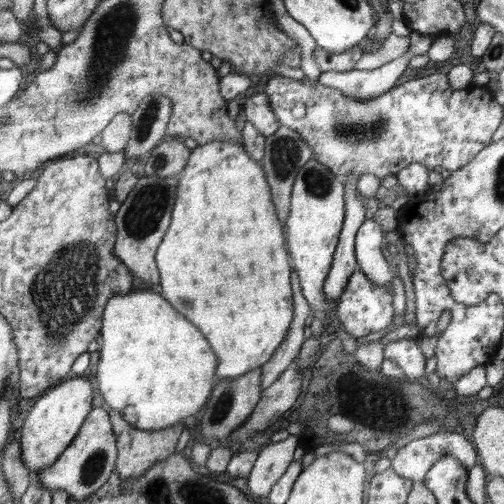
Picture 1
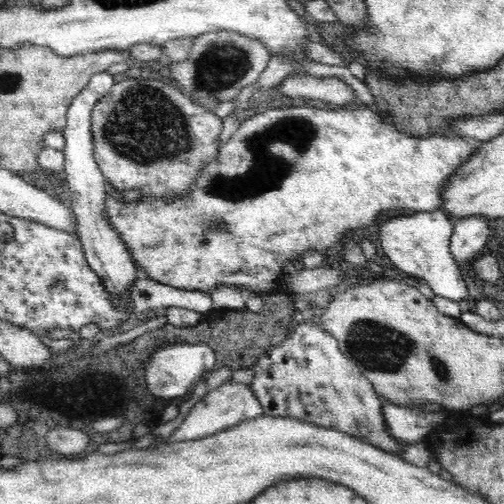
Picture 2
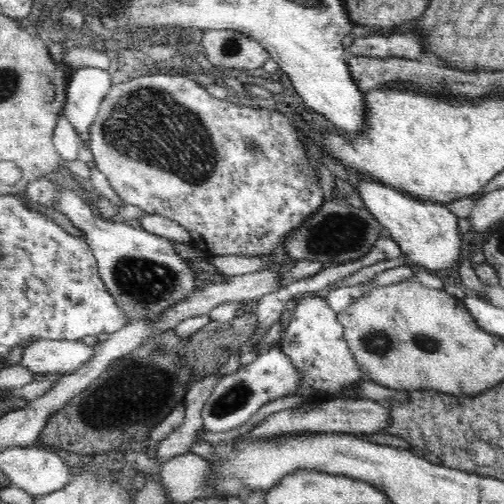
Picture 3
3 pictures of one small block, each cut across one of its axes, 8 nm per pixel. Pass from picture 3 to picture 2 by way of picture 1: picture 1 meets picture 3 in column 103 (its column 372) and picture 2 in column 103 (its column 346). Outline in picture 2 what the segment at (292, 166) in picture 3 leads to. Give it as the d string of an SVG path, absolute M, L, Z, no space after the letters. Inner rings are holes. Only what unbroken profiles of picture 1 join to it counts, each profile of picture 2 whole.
M124 80L124 82L118 82L112 86L112 90L102 96L98 102L96 102L96 108L92 112L92 138L94 138L94 160L98 162L104 178L108 180L108 184L114 186L114 190L120 190L120 192L128 192L128 190L140 190L142 194L142 200L148 200L148 198L170 198L170 196L186 196L188 190L192 190L198 182L198 178L202 176L202 172L208 168L208 164L220 154L224 142L220 142L220 134L224 130L224 120L220 120L220 116L216 116L214 112L210 112L206 106L200 106L196 102L192 102L186 94L182 94L176 86L164 82L164 80Z

